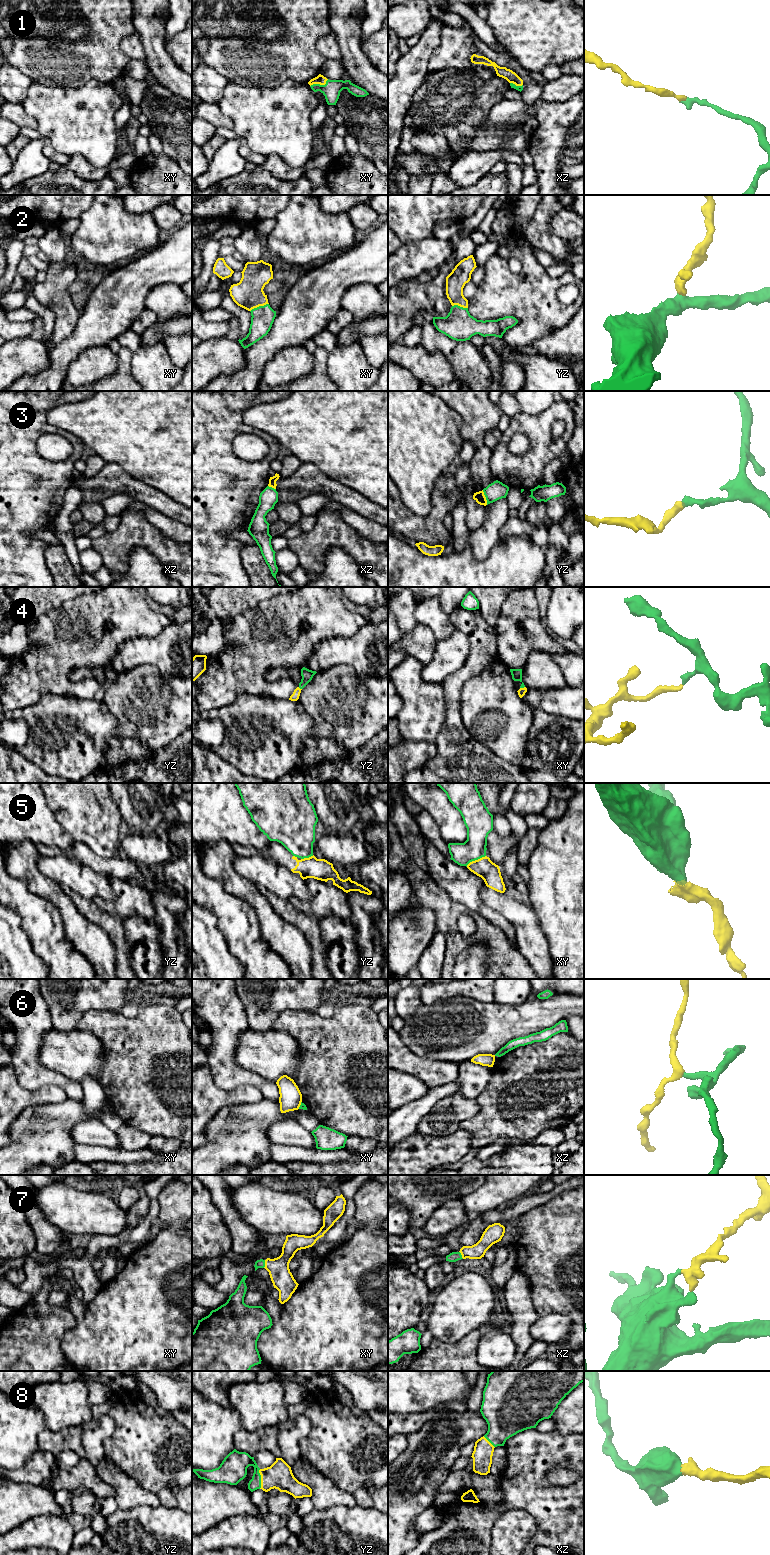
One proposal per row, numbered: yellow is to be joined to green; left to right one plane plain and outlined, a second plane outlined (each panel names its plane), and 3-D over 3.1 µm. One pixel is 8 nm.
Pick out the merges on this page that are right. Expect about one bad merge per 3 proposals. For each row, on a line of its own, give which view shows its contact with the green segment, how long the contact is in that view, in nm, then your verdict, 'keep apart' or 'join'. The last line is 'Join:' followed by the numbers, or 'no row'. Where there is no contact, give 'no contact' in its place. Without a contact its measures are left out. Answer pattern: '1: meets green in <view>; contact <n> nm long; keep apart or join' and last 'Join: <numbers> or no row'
1: meets green in xy; contact 160 nm long; join
2: meets green in xy; contact 170 nm long; join
3: meets green in yz; contact 130 nm long; join
4: meets green in xy; contact 40 nm long; join
5: meets green in xy; contact 180 nm long; keep apart
6: meets green in xy; contact 70 nm long; keep apart
7: meets green in xy; contact 70 nm long; join
8: meets green in yz; contact 160 nm long; join
Join: 1, 2, 3, 4, 7, 8

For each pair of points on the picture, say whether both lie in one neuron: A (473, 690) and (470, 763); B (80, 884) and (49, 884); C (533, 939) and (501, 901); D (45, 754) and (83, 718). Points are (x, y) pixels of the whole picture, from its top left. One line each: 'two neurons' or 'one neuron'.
A: one neuron
B: two neurons
C: one neuron
D: one neuron

